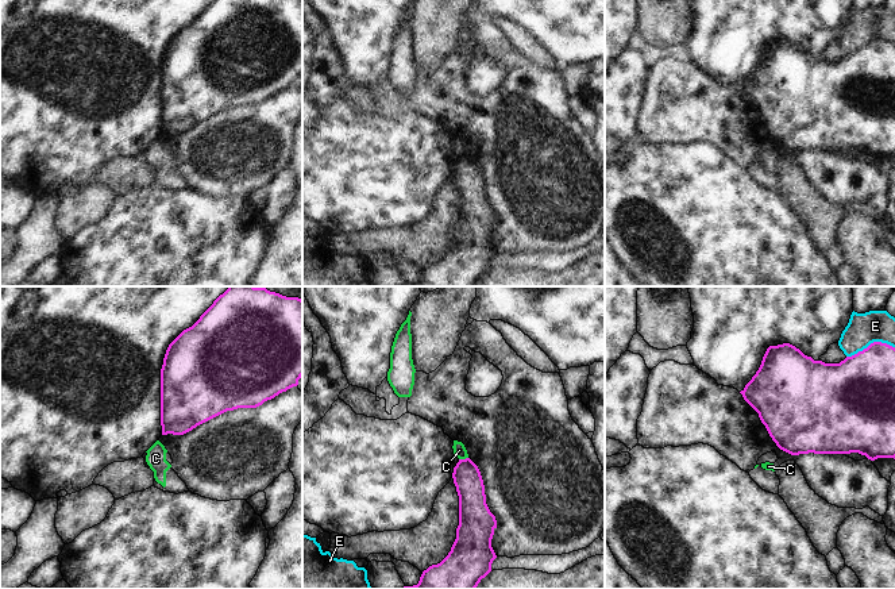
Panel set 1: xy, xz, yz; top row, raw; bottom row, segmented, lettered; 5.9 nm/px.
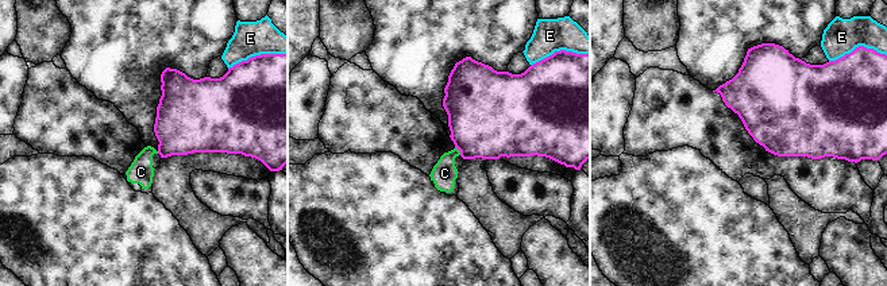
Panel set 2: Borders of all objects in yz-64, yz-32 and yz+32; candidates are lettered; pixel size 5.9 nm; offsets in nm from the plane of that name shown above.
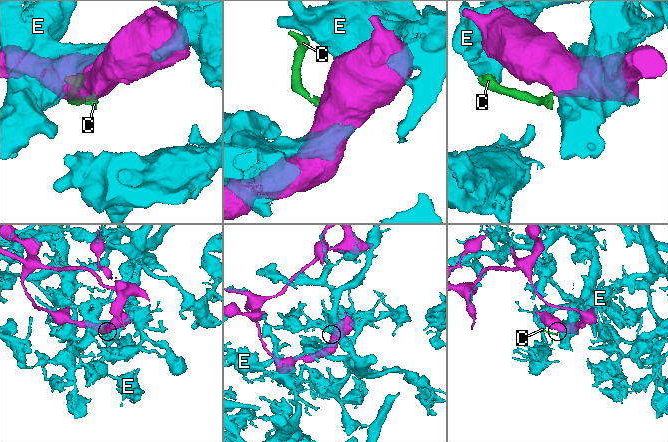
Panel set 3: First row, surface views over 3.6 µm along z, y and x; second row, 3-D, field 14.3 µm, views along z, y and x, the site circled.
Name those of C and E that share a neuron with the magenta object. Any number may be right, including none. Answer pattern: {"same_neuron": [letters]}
{"same_neuron": []}

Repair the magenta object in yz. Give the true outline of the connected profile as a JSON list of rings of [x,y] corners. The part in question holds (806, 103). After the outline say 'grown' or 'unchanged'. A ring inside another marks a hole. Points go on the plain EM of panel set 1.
[[[873,39],[863,49],[852,54],[846,54],[840,61],[825,61],[822,58],[814,58],[811,54],[805,53],[799,46],[790,41],[778,43],[769,43],[763,54],[761,62],[752,77],[740,89],[744,97],[759,111],[761,120],[765,123],[769,134],[776,143],[791,151],[850,151],[859,150],[868,157],[875,158],[877,155],[894,155],[895,157],[895,45]]]; unchanged

